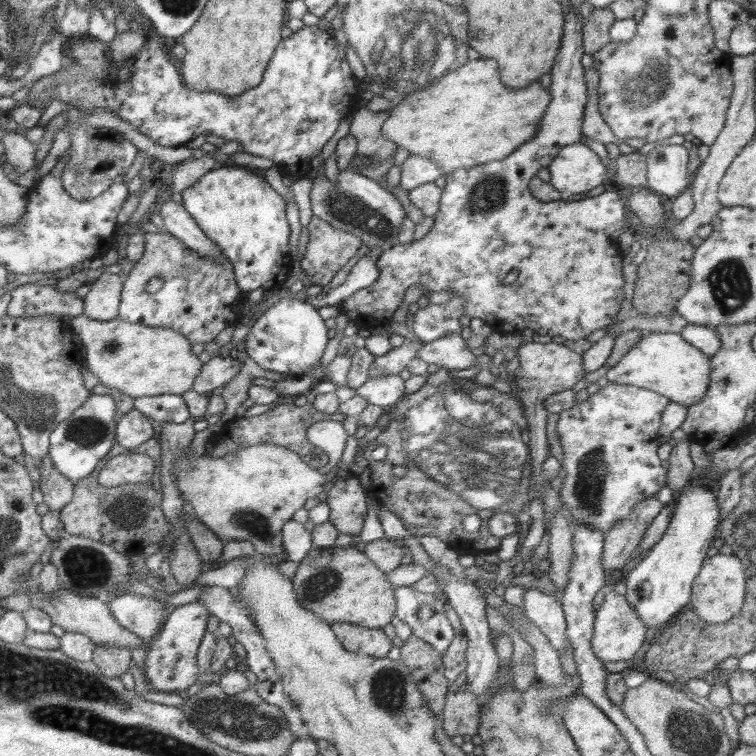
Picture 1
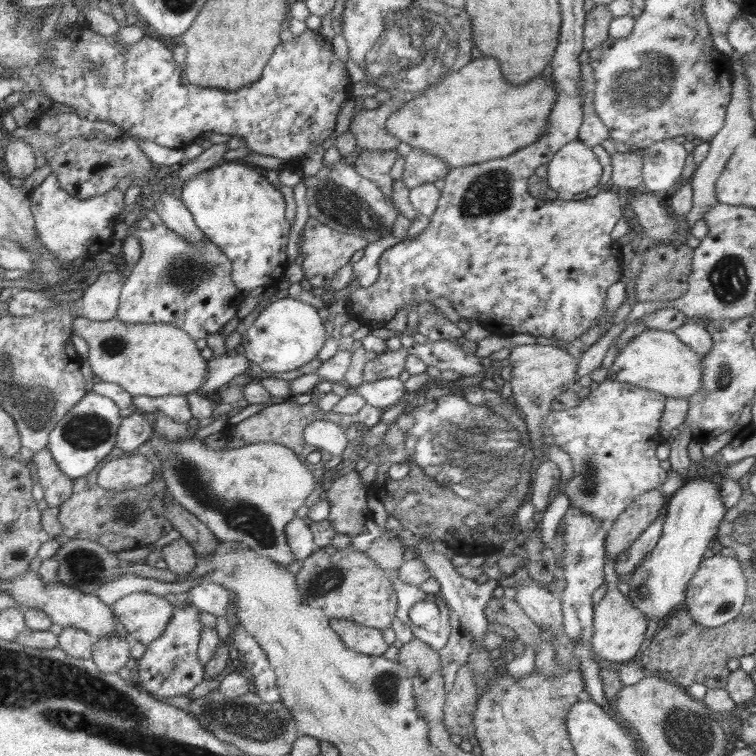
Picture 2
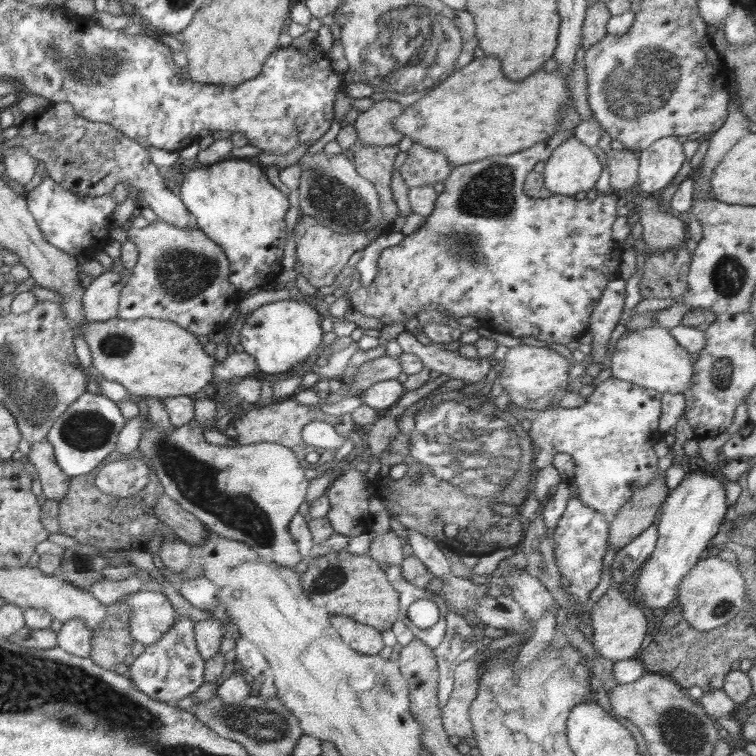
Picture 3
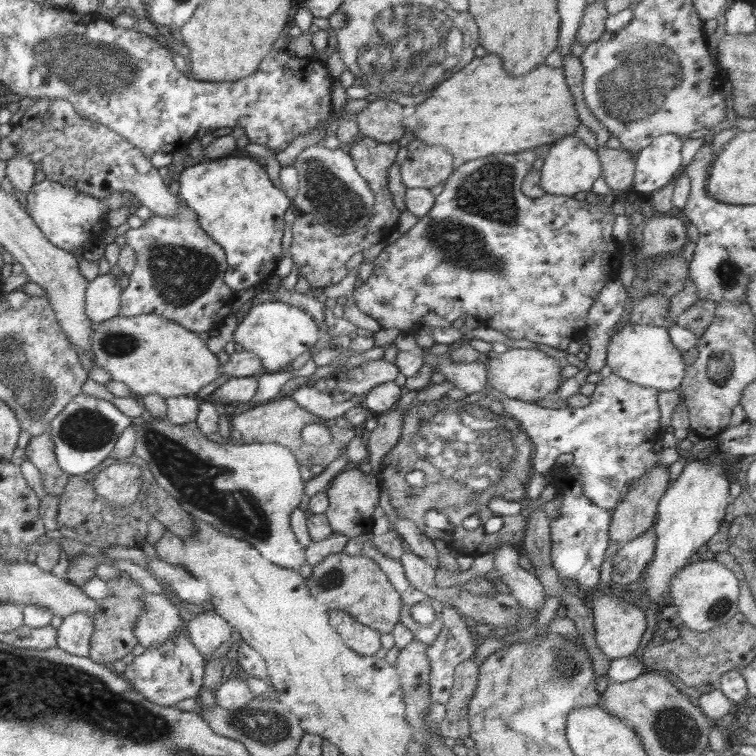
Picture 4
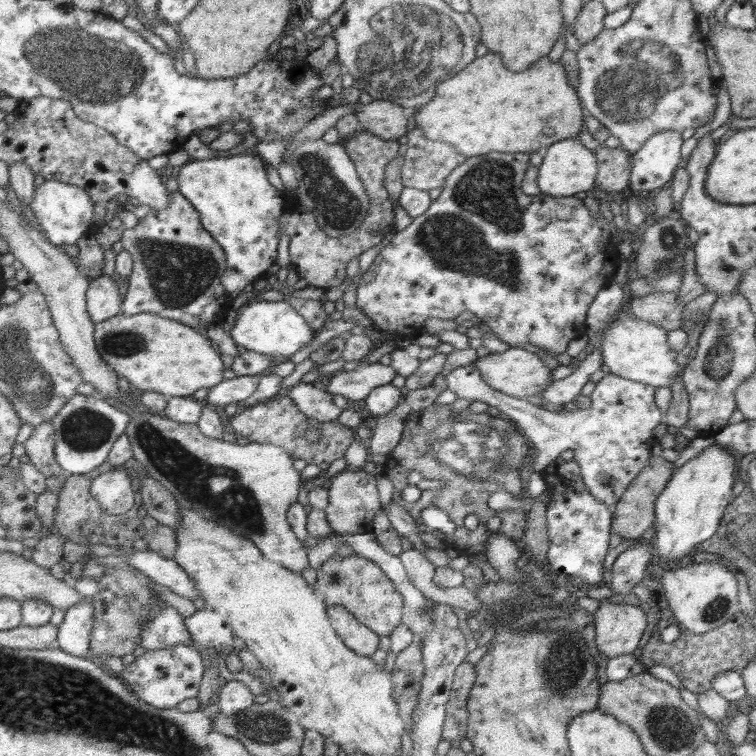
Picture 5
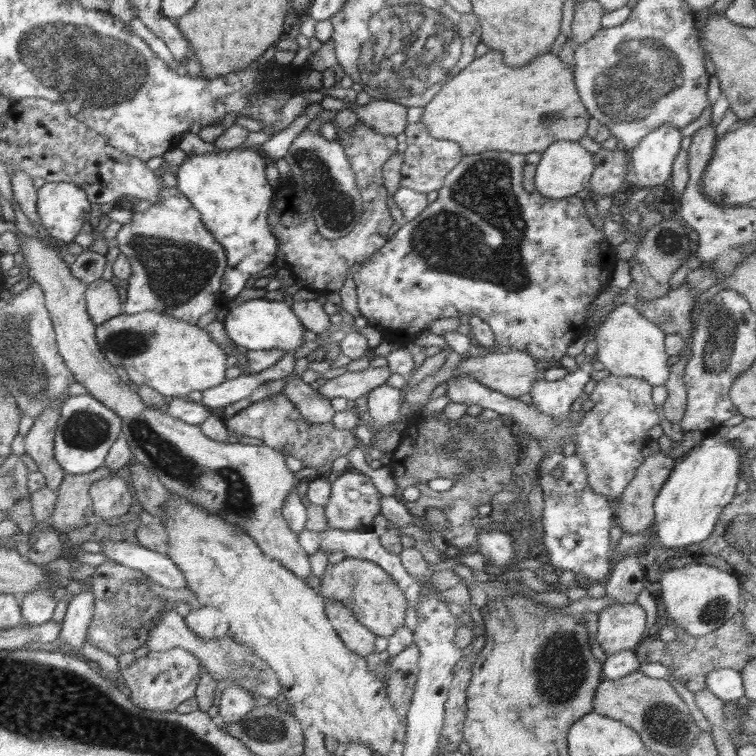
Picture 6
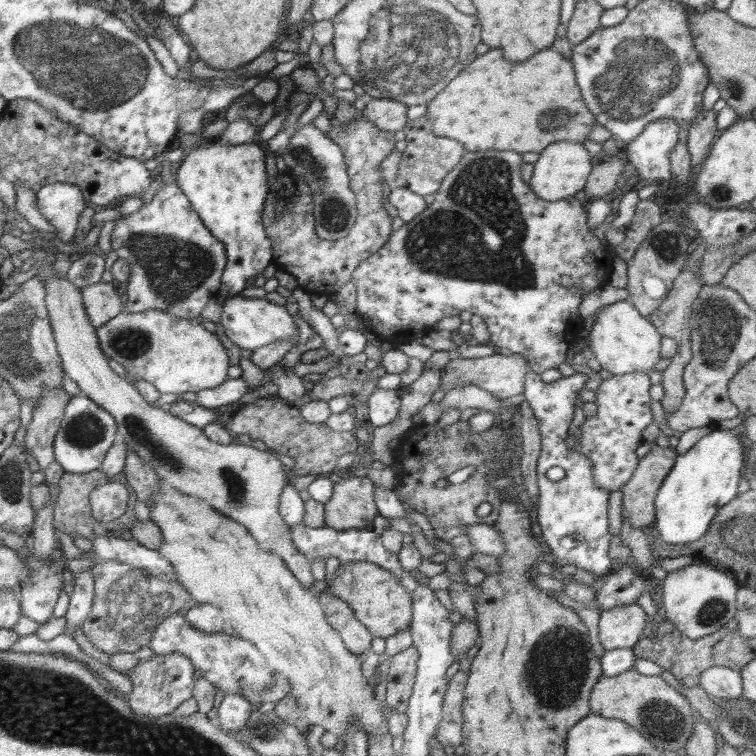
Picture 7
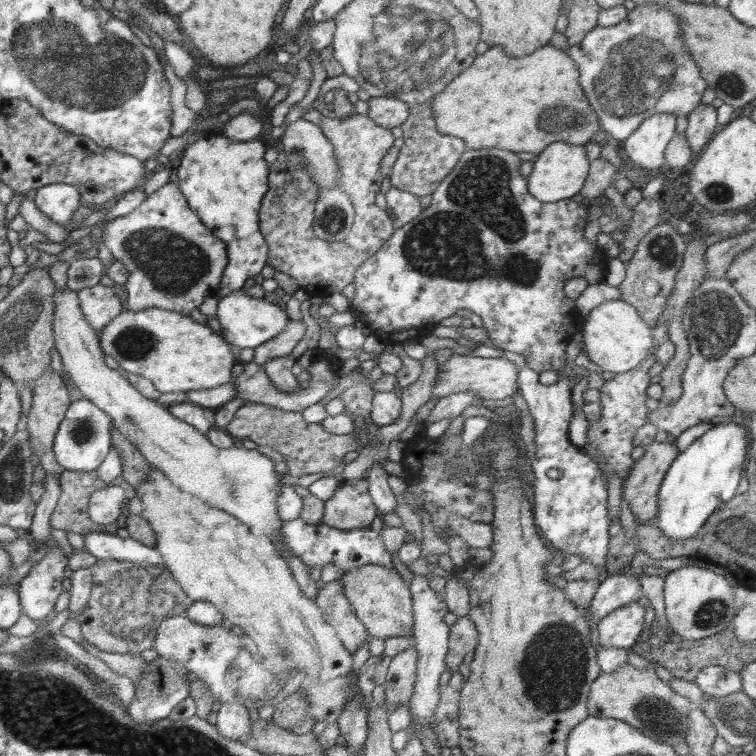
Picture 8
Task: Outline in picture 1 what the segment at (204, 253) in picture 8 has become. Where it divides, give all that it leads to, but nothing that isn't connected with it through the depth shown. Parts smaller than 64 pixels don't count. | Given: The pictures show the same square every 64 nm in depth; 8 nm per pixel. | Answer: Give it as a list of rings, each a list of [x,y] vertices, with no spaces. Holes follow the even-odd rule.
[[[144,232],[144,252],[129,275],[125,276],[121,292],[121,302],[118,317],[120,320],[143,324],[146,326],[164,326],[178,331],[191,345],[206,344],[212,342],[228,326],[234,326],[241,321],[241,309],[246,296],[238,288],[234,276],[233,266],[228,258],[202,258],[196,252],[188,250],[178,238],[166,232]],[[158,277],[164,279],[164,286],[160,292],[150,294],[146,292],[146,285],[150,278]]]

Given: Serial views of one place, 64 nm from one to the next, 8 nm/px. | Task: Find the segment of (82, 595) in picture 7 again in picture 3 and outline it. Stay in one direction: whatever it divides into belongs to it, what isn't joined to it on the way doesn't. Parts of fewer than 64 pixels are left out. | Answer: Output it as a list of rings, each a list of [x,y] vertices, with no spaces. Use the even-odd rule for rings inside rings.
[[[69,620],[57,634],[57,646],[80,657],[89,657],[93,631],[82,620]]]

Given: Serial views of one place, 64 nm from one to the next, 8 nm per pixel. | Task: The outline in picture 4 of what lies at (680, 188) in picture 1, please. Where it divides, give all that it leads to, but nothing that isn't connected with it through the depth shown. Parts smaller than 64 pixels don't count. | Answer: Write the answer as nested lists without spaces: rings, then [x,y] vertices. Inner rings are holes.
[[[662,134],[634,155],[636,170],[632,187],[636,198],[649,195],[671,182],[682,168],[680,150],[683,141],[678,135]]]

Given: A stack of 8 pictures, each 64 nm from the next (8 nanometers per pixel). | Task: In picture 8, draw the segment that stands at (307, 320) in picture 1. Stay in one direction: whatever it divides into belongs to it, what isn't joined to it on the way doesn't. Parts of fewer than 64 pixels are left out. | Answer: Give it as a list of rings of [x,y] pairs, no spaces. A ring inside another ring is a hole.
[[[236,290],[220,297],[215,315],[222,326],[223,338],[241,349],[255,349],[260,344],[272,340],[290,322],[288,315],[286,315],[286,310],[282,310],[278,304],[266,301],[262,297],[255,298],[250,296],[244,290]]]

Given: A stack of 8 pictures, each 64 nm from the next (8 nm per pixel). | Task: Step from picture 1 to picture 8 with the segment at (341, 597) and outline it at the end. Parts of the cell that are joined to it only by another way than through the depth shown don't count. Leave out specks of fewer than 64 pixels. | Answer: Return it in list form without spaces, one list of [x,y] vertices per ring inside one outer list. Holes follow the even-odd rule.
[[[366,564],[341,572],[338,579],[342,584],[342,592],[371,637],[384,640],[397,636],[412,637],[414,614],[411,590],[396,569]]]

